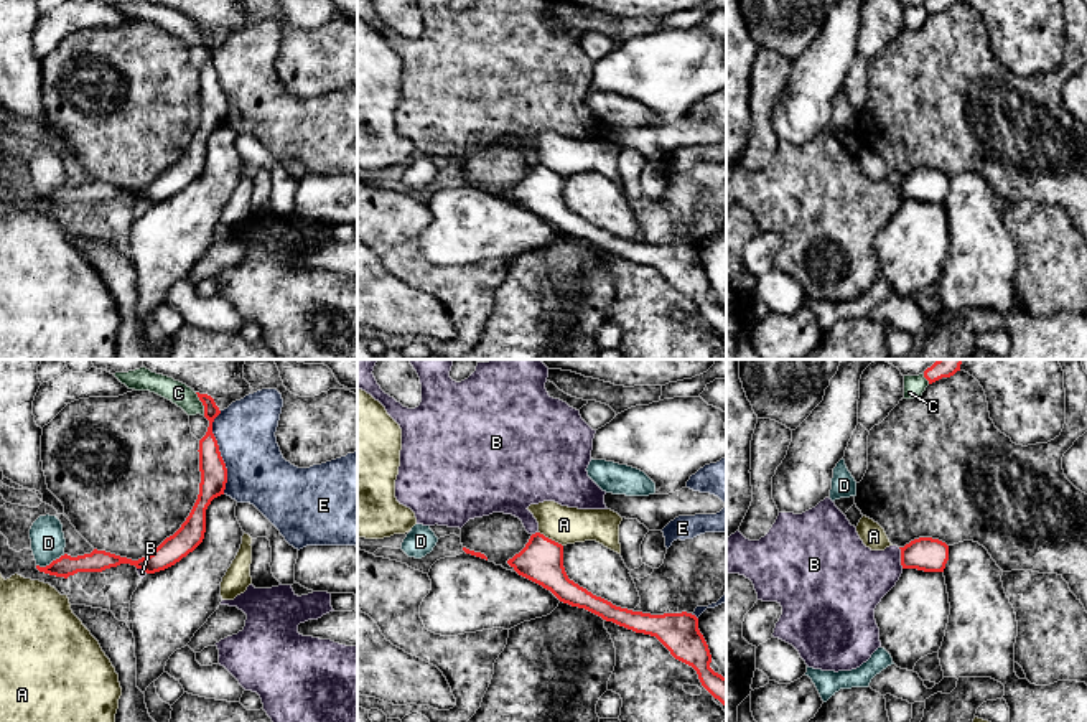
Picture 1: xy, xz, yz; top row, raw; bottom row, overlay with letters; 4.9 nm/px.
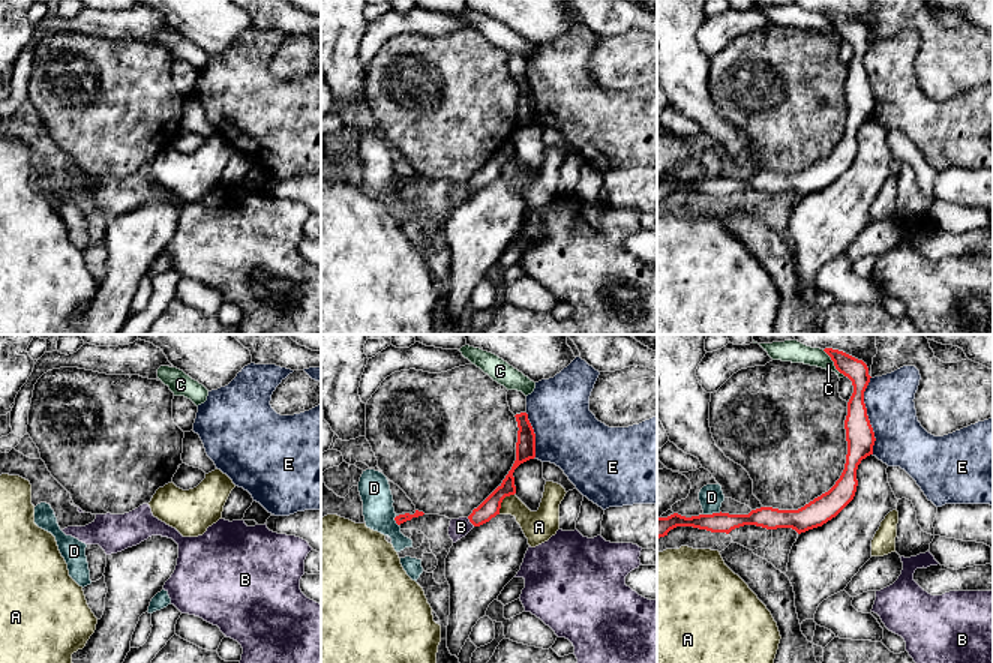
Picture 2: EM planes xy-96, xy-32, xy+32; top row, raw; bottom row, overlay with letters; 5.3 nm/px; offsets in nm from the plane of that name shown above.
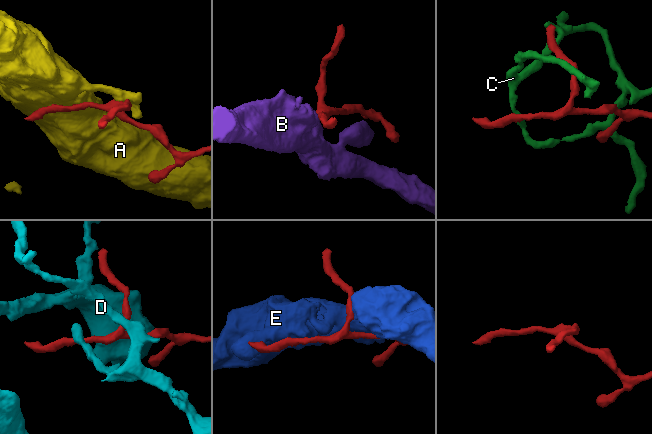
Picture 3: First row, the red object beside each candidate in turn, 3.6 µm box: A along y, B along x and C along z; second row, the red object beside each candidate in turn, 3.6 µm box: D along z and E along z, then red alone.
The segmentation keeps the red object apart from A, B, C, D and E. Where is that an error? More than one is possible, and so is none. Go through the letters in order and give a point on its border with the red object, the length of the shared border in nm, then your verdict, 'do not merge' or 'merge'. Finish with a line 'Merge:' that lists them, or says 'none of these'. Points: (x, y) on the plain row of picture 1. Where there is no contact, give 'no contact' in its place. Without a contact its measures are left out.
A: xz (550, 170) | 140 nm | do not merge
B: yz (901, 188) | 110 nm | do not merge
C: xy (203, 35) | 120 nm | do not merge
D: xy (51, 193) | 160 nm | do not merge
E: xy (219, 83) | 400 nm | do not merge
Merge: none of these

